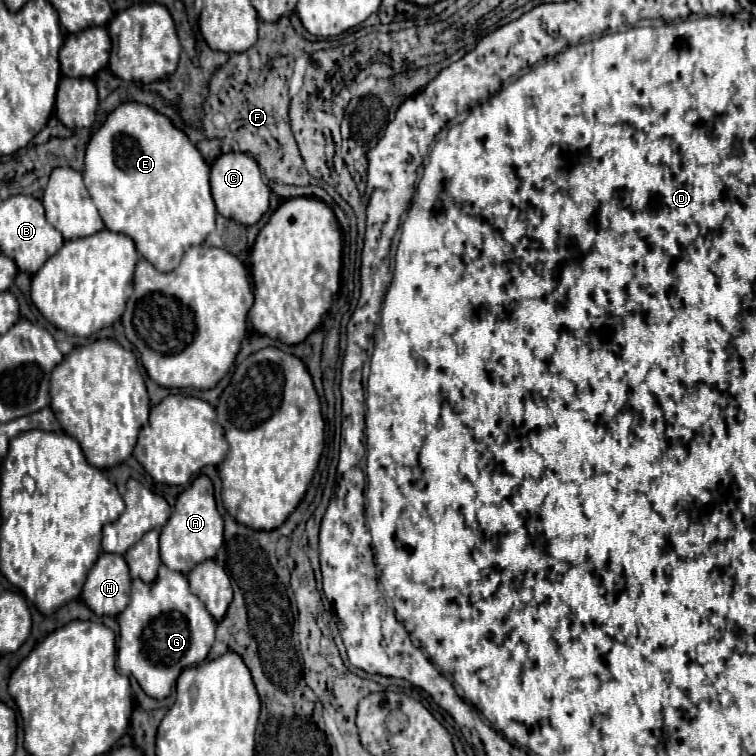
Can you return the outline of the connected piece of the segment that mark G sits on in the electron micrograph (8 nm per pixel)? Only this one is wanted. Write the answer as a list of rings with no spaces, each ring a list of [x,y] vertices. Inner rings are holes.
[[[164,564],[158,570],[154,582],[132,580],[130,602],[124,612],[118,614],[120,642],[117,642],[117,670],[132,674],[142,690],[152,698],[166,698],[186,666],[204,662],[212,644],[216,620],[206,610],[196,594],[188,588],[188,578],[182,572],[174,572]]]

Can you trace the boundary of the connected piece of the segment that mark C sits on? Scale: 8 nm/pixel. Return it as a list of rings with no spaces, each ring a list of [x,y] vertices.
[[[244,152],[222,154],[212,164],[210,186],[212,186],[212,196],[214,196],[218,214],[226,214],[226,218],[234,218],[234,220],[242,222],[244,226],[256,224],[268,210],[270,186],[262,174],[258,162],[250,154],[244,154]]]

